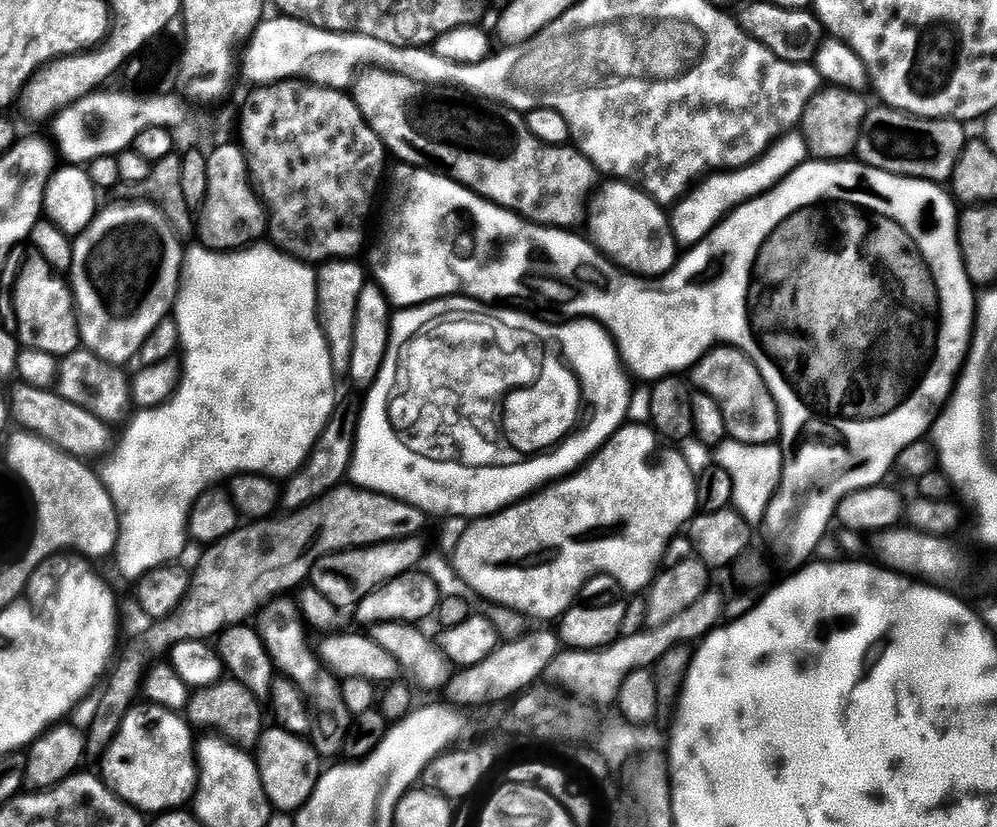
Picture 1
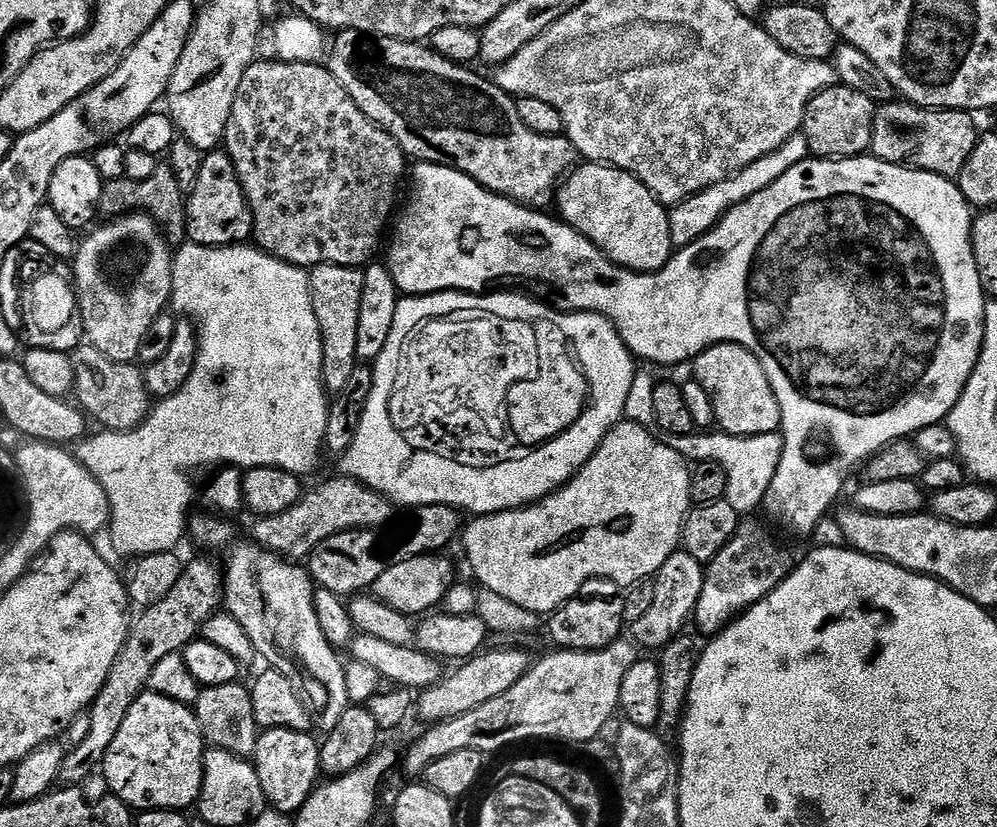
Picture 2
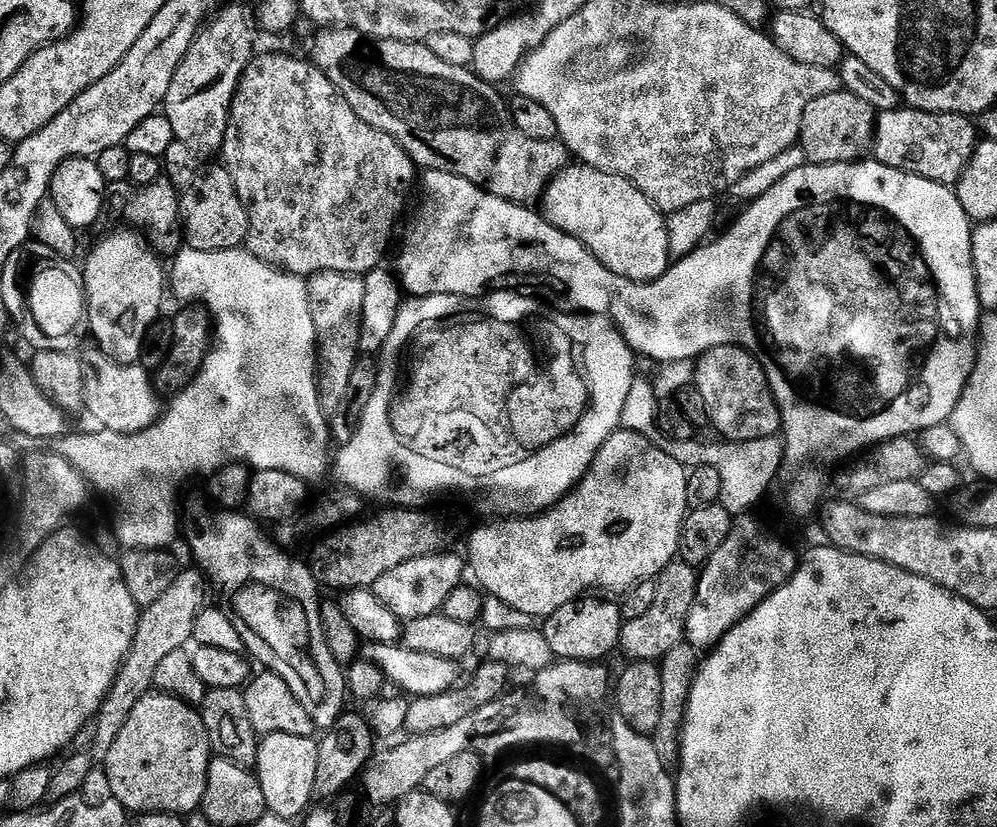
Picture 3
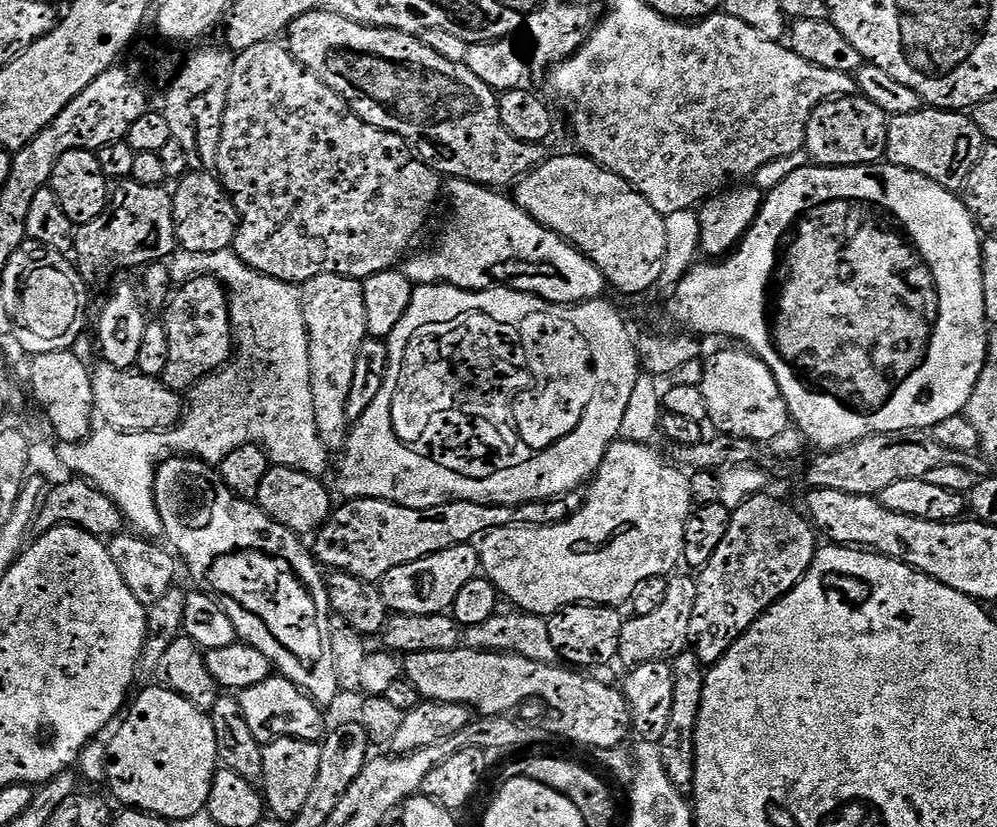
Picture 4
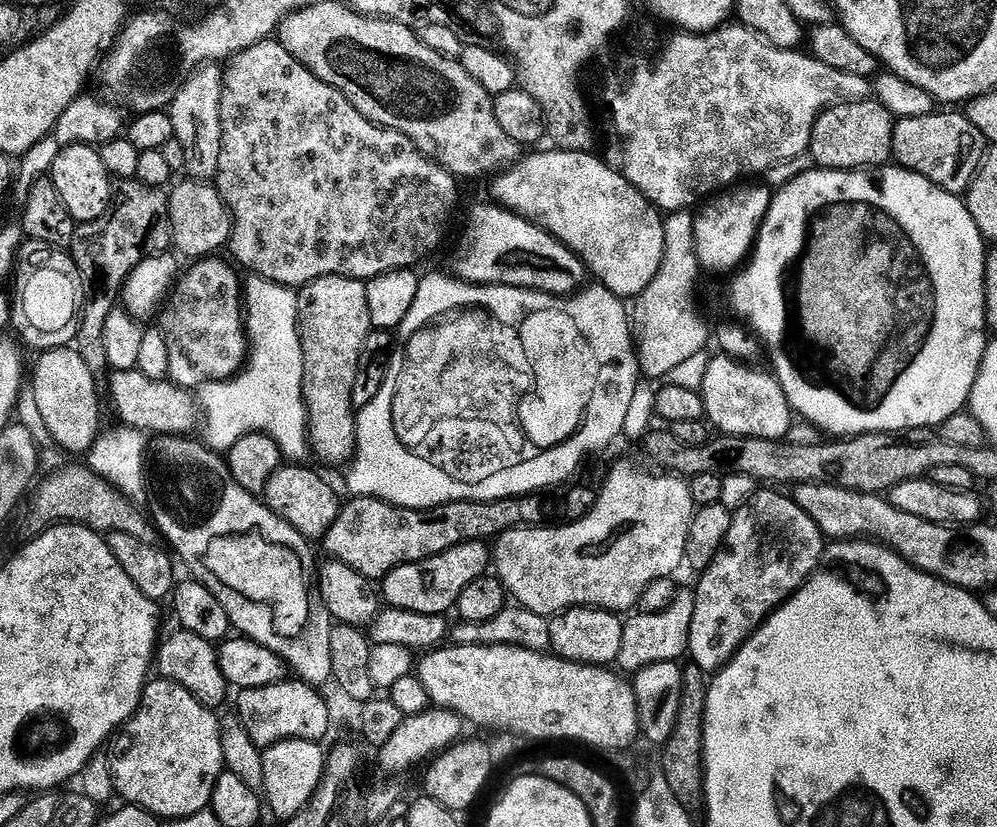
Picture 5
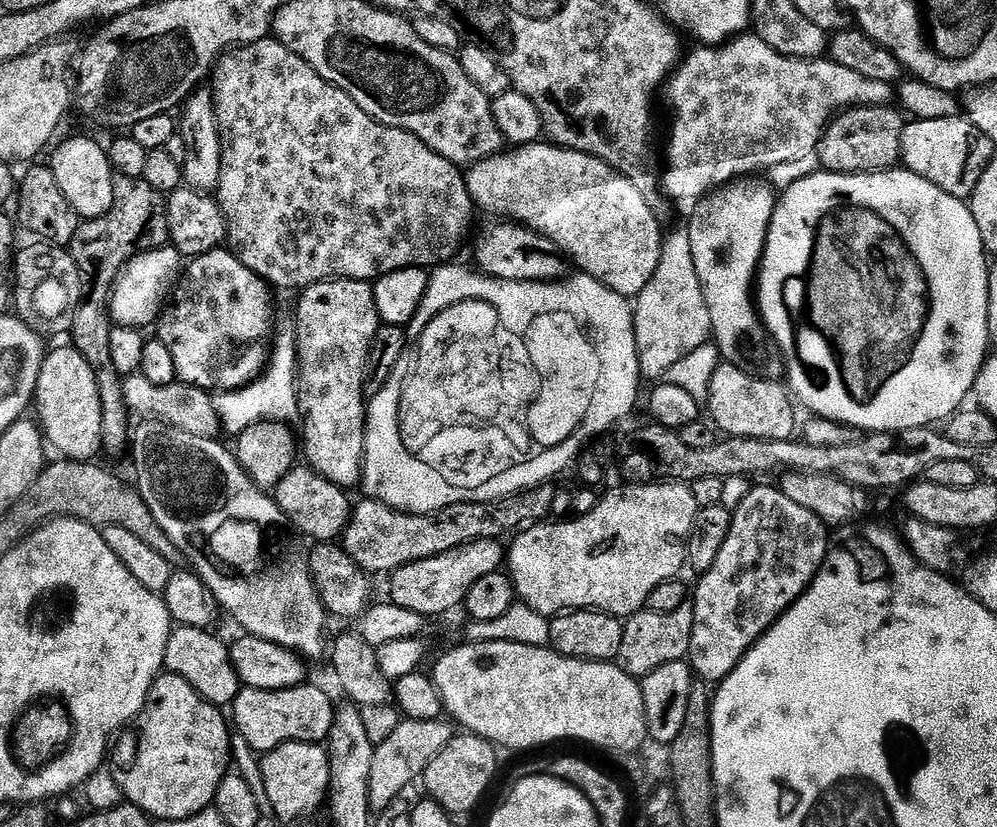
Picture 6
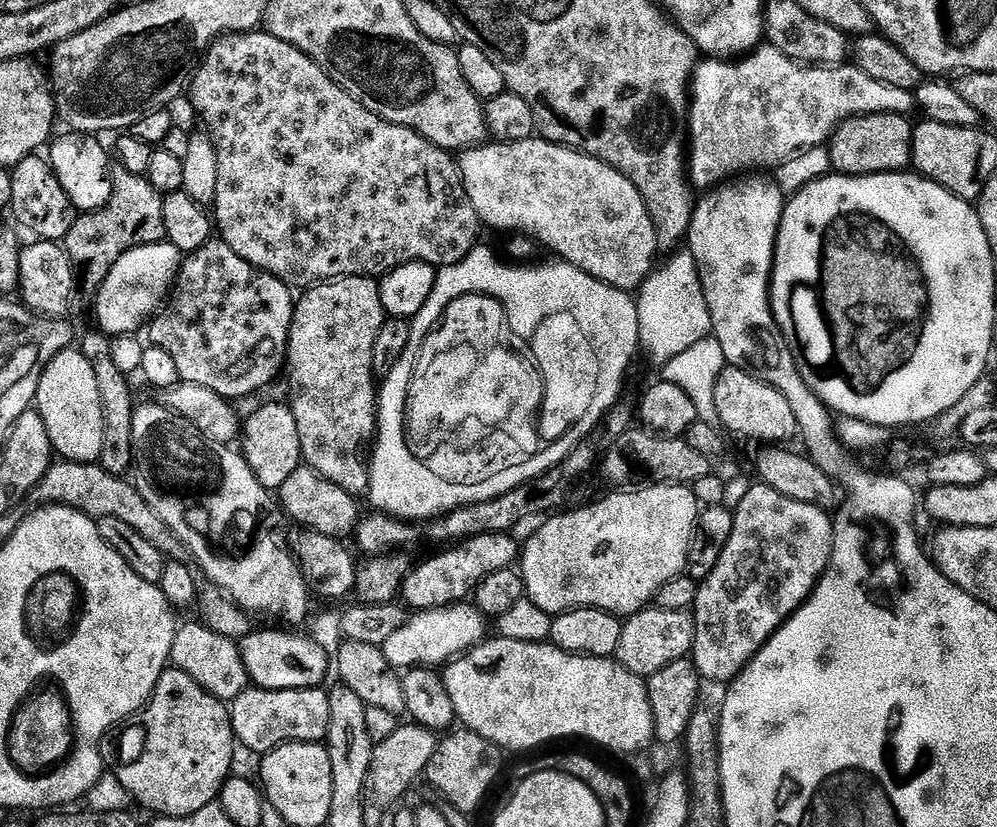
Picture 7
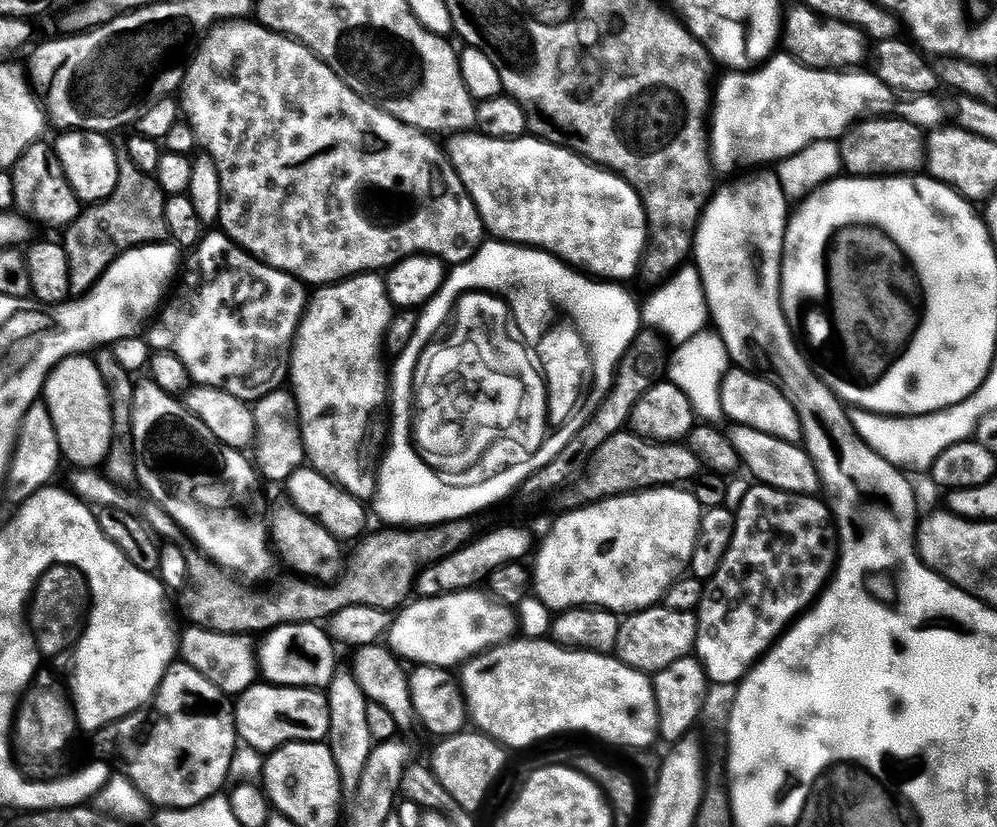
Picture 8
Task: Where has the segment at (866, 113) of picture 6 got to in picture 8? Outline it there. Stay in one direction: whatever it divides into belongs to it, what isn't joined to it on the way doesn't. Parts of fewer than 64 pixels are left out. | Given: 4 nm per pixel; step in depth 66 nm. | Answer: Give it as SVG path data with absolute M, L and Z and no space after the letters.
M868 118L857 122L839 141L840 163L852 178L911 176L926 164L926 136L921 128L895 118Z

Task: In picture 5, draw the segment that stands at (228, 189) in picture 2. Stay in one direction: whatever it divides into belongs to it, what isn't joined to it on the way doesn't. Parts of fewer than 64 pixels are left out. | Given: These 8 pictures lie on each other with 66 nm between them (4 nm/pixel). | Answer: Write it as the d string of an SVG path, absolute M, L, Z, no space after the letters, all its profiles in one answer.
M184 178L180 185L168 192L168 213L170 214L170 230L172 231L172 248L181 257L189 256L195 262L217 255L220 247L227 245L232 238L232 214L220 197L215 183L201 182Z

